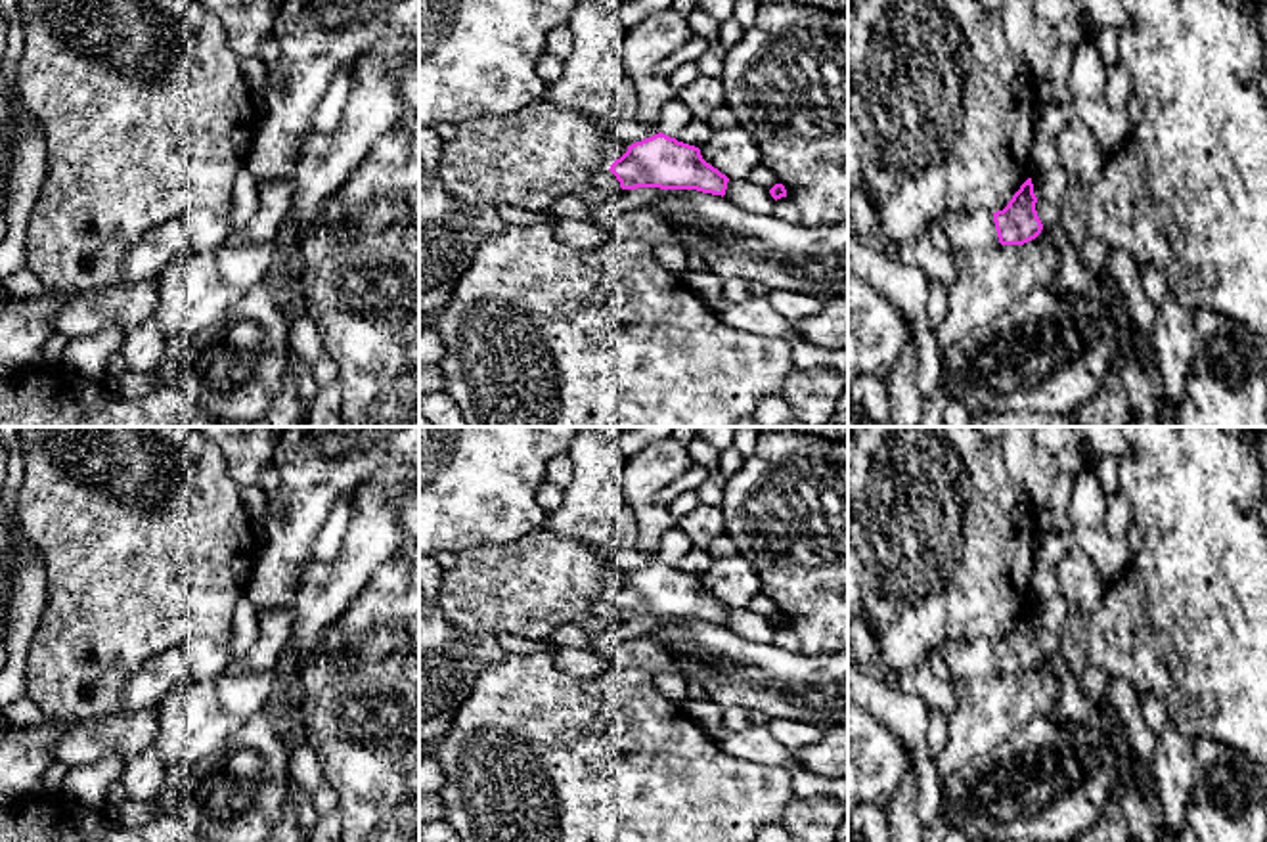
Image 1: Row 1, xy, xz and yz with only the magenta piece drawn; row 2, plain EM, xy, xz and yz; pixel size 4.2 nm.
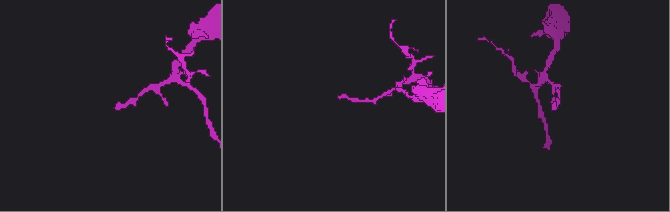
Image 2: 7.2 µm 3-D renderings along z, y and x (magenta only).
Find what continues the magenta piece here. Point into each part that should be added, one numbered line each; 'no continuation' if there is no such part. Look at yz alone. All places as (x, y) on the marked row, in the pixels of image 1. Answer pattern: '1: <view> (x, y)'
1: yz (961, 230)

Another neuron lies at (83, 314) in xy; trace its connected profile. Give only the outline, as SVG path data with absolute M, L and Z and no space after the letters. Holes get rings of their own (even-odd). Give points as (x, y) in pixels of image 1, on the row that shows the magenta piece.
M144 279L96 293L69 293L56 316L56 329L69 339L96 335L111 325L130 331L144 323L159 302L159 281Z

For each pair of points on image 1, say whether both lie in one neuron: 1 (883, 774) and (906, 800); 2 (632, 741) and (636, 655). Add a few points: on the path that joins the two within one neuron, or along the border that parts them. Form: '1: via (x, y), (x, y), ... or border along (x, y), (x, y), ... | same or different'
1: border along (911, 768), (885, 804) | different
2: border along (611, 664), (638, 664), (653, 674) | different

